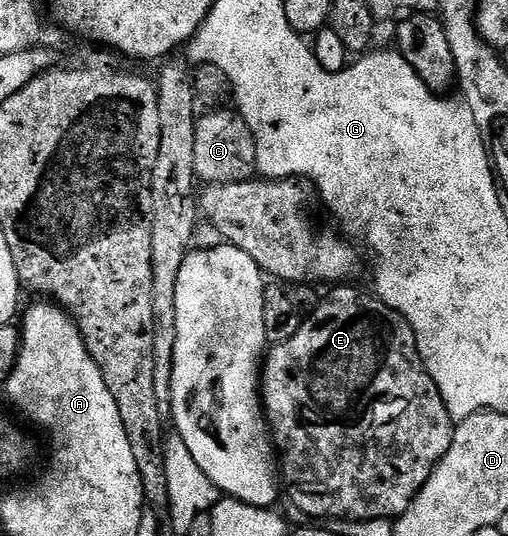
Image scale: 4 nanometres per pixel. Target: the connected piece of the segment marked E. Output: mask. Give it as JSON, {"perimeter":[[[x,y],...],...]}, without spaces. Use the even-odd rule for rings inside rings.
{"perimeter":[[[336,286],[329,296],[321,299],[311,316],[303,321],[301,328],[289,341],[275,345],[267,353],[262,365],[262,403],[270,429],[270,435],[282,465],[282,480],[289,484],[288,496],[304,516],[317,516],[320,520],[392,520],[399,518],[414,502],[414,498],[426,486],[436,463],[450,450],[454,421],[442,402],[442,394],[430,378],[420,357],[418,342],[412,327],[390,306],[381,302],[375,294],[368,296],[356,288]]]}

